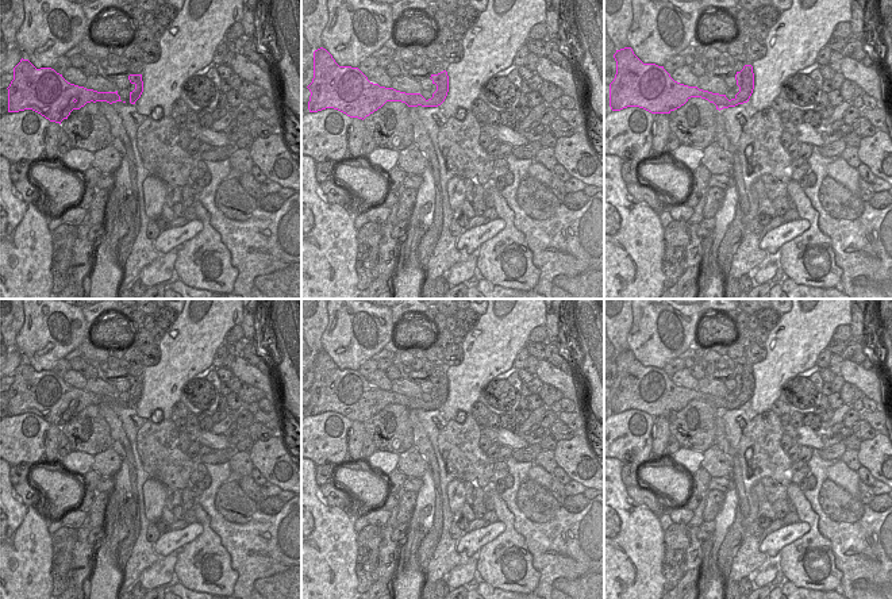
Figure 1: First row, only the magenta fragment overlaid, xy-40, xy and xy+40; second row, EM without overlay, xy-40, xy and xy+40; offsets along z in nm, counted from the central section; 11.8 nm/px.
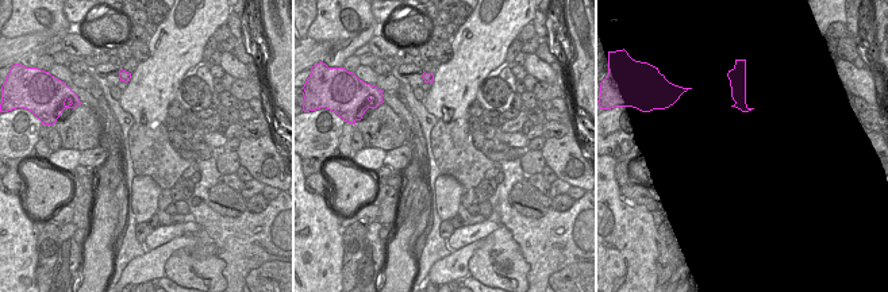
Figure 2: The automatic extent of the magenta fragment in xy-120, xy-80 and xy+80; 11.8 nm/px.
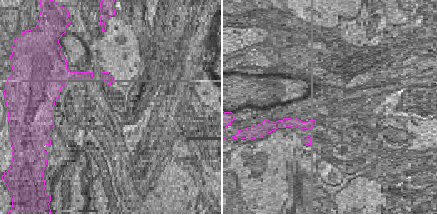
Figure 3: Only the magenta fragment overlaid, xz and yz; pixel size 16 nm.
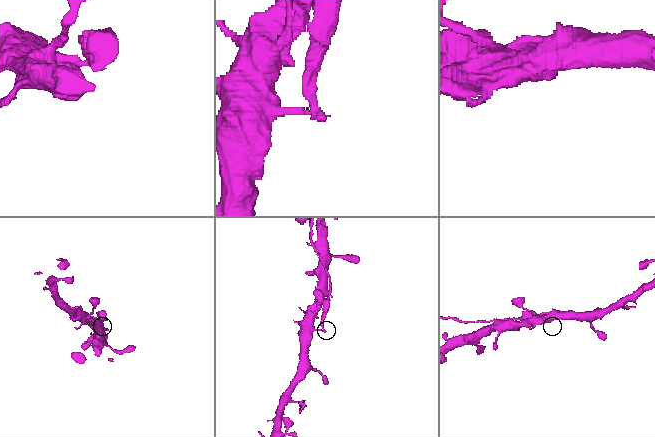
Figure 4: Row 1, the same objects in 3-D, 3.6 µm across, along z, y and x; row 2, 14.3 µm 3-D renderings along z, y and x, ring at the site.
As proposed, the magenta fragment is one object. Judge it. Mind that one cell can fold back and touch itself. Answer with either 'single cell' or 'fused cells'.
fused cells

